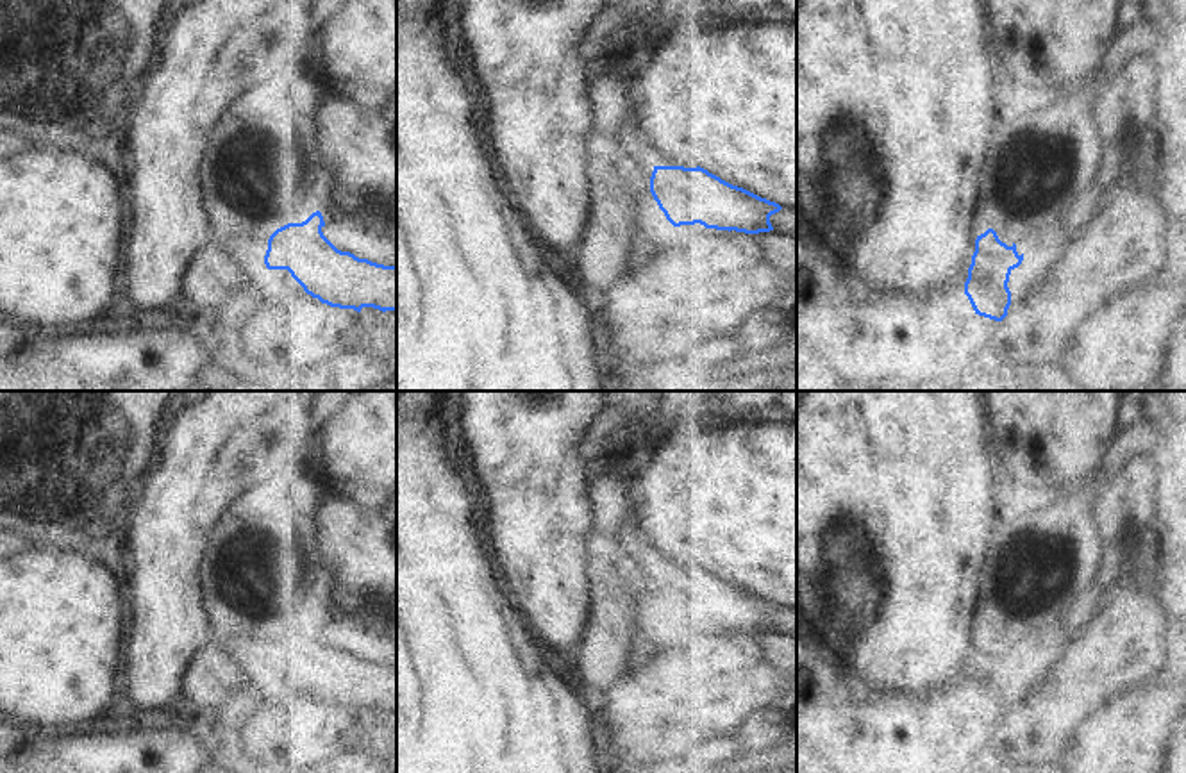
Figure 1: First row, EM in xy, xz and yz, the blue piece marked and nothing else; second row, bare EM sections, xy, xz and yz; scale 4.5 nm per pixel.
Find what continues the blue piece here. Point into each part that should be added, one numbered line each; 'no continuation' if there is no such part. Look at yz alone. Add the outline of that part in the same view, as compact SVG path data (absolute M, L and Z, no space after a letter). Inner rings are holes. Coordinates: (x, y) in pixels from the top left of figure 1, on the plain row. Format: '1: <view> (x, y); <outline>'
1: yz (1045, 647); M1061 619L1057 625L1027 637L1023 661L1020 664L1022 669L1032 669L1059 661L1068 648L1072 627L1072 619Z

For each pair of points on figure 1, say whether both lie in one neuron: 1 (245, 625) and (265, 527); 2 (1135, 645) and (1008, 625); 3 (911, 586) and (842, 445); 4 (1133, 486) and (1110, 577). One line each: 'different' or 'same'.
1: same
2: different
3: same
4: same

